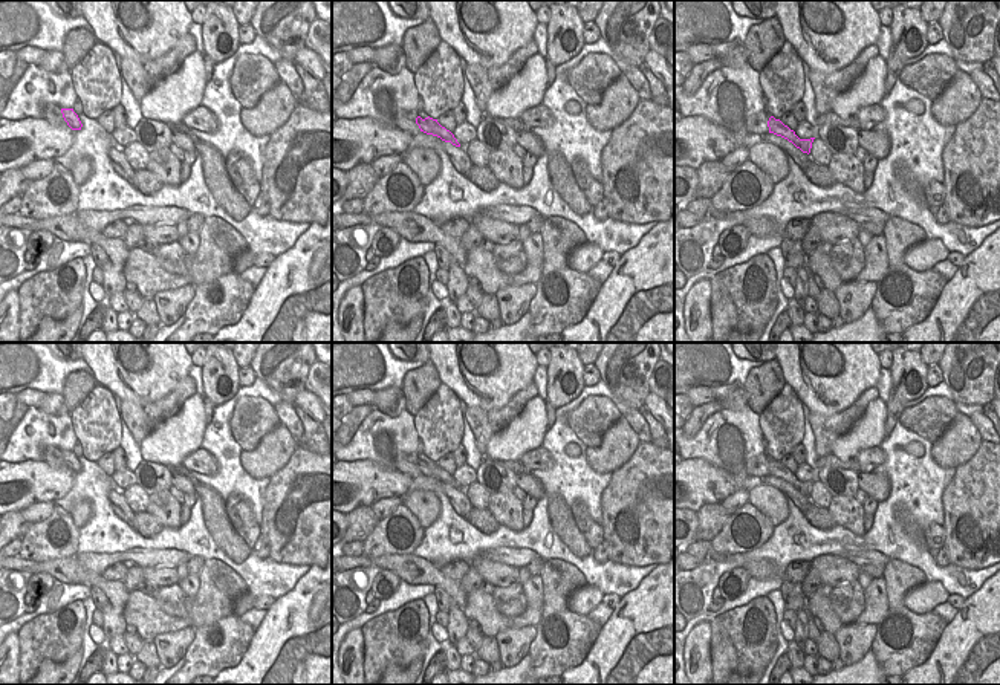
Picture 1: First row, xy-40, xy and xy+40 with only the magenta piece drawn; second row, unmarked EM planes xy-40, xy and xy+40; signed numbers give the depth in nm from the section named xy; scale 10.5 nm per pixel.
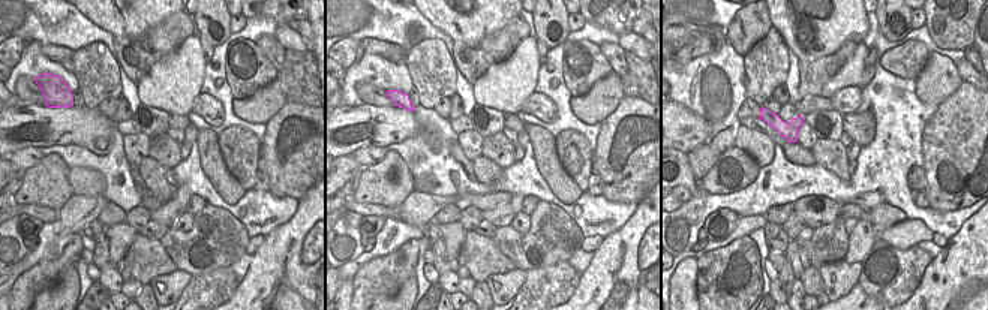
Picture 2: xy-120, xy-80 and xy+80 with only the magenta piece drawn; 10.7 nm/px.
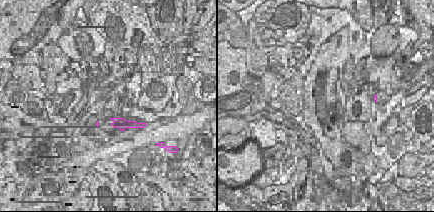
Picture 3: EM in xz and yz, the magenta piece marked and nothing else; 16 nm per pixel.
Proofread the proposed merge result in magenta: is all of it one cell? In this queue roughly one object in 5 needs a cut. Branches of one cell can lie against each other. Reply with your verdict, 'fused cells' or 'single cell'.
single cell

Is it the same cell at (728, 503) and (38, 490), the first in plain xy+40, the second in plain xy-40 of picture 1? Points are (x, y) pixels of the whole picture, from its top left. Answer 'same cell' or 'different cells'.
different cells

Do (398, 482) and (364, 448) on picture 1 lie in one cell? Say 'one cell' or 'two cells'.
two cells

